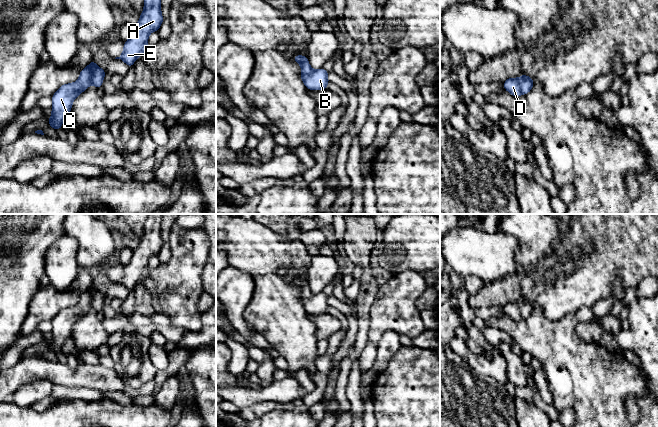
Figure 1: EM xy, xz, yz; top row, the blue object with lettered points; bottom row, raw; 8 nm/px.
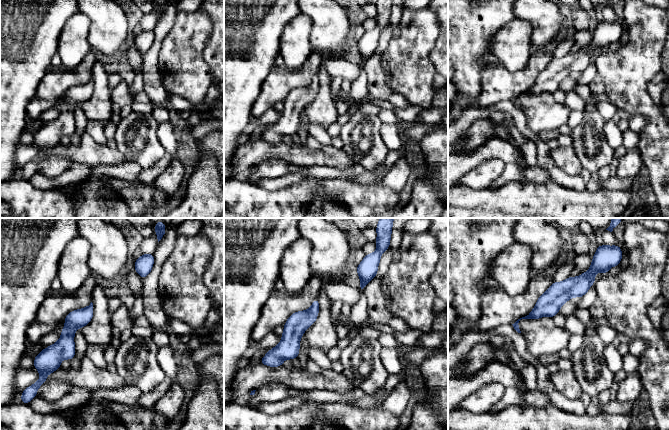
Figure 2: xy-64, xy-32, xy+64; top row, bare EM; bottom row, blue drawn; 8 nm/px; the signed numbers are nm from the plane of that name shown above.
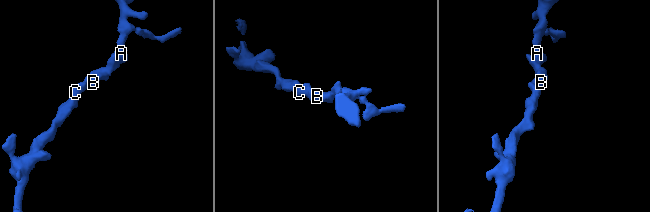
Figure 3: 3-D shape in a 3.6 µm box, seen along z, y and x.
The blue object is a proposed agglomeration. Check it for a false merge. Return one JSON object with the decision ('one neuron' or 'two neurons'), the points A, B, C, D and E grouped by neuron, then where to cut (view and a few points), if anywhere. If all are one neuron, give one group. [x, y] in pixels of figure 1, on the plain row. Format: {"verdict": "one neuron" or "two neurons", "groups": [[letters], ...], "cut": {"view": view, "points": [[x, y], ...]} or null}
{"verdict": "one neuron", "groups": [["A", "B", "C", "D", "E"]], "cut": null}

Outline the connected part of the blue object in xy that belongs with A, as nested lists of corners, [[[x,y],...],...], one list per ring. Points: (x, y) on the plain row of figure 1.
[[[149,214],[144,224],[144,233],[139,246],[133,249],[133,256],[124,266],[121,280],[115,282],[122,284],[129,291],[132,291],[135,284],[148,274],[147,265],[150,257],[159,255],[164,244],[161,238],[162,216],[163,214]]]

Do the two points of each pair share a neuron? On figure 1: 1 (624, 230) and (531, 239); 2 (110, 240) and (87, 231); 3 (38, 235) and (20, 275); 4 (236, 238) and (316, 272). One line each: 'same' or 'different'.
1: different
2: same
3: same
4: different

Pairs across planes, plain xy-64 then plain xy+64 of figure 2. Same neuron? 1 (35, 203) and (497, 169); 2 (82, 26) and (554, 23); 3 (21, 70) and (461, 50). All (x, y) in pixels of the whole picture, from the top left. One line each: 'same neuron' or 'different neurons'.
1: different neurons
2: different neurons
3: same neuron

